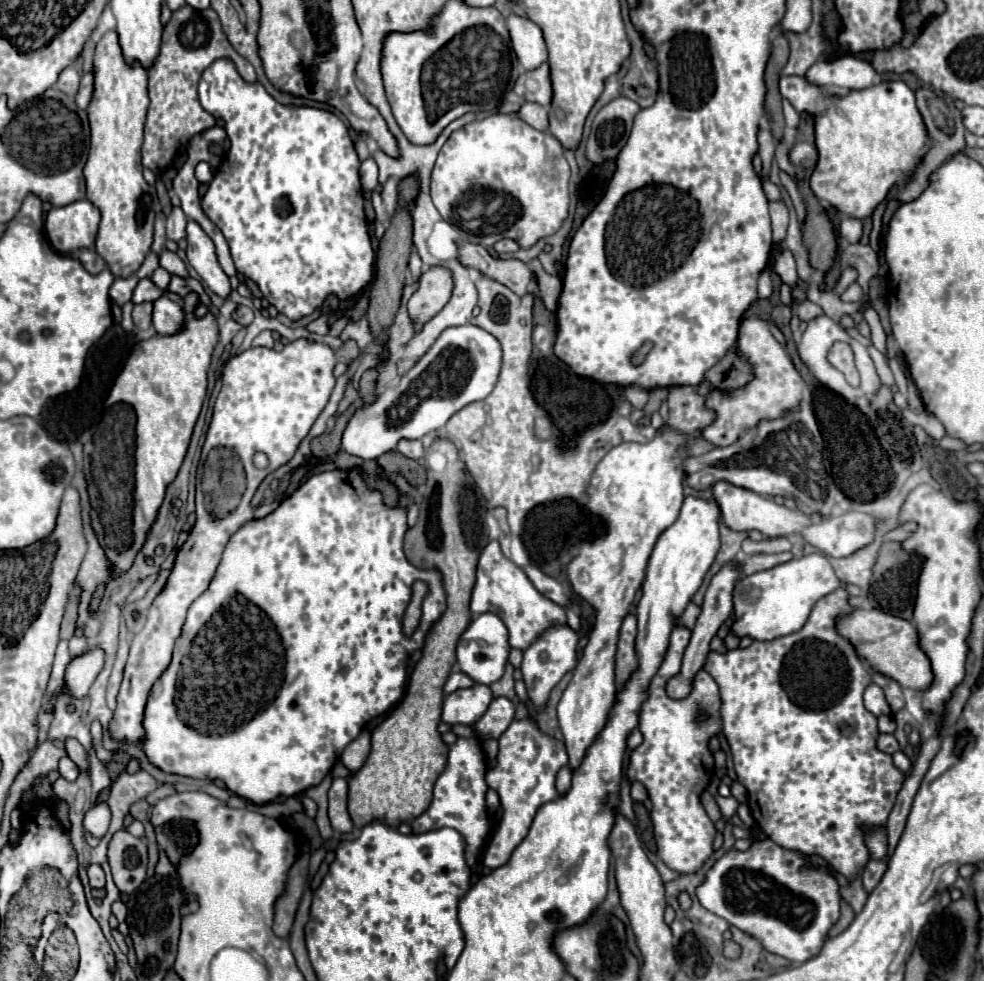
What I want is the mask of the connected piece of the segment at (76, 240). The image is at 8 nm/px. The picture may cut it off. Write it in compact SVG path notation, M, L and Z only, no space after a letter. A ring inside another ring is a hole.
M82 199L64 207L52 207L44 225L52 247L60 253L72 253L94 245L100 211L90 201Z

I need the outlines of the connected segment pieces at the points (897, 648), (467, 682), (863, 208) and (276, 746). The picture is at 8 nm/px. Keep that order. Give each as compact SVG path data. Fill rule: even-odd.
M854 609L852 615L838 621L838 631L844 635L858 651L858 655L870 663L870 667L886 677L892 677L906 689L926 691L932 685L932 667L930 659L920 649L920 637L916 627L900 617L888 615L878 609Z
M454 671L454 673L448 677L448 681L446 681L446 685L444 685L444 691L446 691L446 693L452 693L452 691L456 691L456 689L460 689L460 687L472 687L472 685L474 685L474 681L472 681L466 673Z
M802 75L780 77L780 93L798 113L814 117L818 165L810 187L818 199L832 203L840 213L866 219L886 199L892 185L904 183L916 169L926 129L916 109L914 93L904 81L882 81L868 89L844 95L828 93L808 83Z
M334 469L312 475L290 497L286 497L270 515L262 519L252 519L244 527L240 527L240 531L236 531L236 535L232 535L232 539L228 541L220 567L210 587L190 605L186 623L182 627L182 635L178 637L174 647L172 663L150 691L148 705L144 711L146 743L142 743L148 759L166 773L176 773L194 779L222 779L232 793L256 805L270 803L280 795L292 797L306 791L308 787L318 785L324 779L324 775L330 773L330 769L334 767L334 751L338 761L344 747L360 735L362 727L370 719L388 713L402 699L406 687L406 661L414 653L414 649L422 649L424 639L432 629L432 623L436 623L436 619L440 619L440 615L444 613L446 595L444 595L440 571L416 569L404 557L402 539L404 533L408 531L406 513L408 513L406 507L400 509L388 507L384 503L382 493L366 485L366 479L362 477L360 471ZM420 579L430 583L430 593L422 601L420 625L410 637L406 637L402 633L402 617L412 597L412 585L414 581Z

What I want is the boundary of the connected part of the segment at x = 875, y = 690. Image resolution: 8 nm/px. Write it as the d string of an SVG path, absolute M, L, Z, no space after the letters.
M872 683L872 685L866 687L866 691L864 691L864 705L876 717L878 715L892 715L890 707L888 707L888 701L884 697L884 691L876 683Z

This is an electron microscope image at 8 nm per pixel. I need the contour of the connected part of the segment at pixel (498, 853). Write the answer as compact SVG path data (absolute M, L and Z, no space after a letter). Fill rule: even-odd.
M530 717L514 719L512 725L500 735L498 743L500 743L500 749L498 749L496 765L492 769L488 769L486 783L488 783L488 787L498 791L504 815L502 815L498 831L494 833L490 845L486 849L486 855L484 855L484 865L488 865L490 869L502 867L510 859L512 851L526 837L538 807L544 803L550 803L558 797L558 791L554 785L556 775L558 775L560 767L564 767L568 763L564 743L542 733L538 723Z

